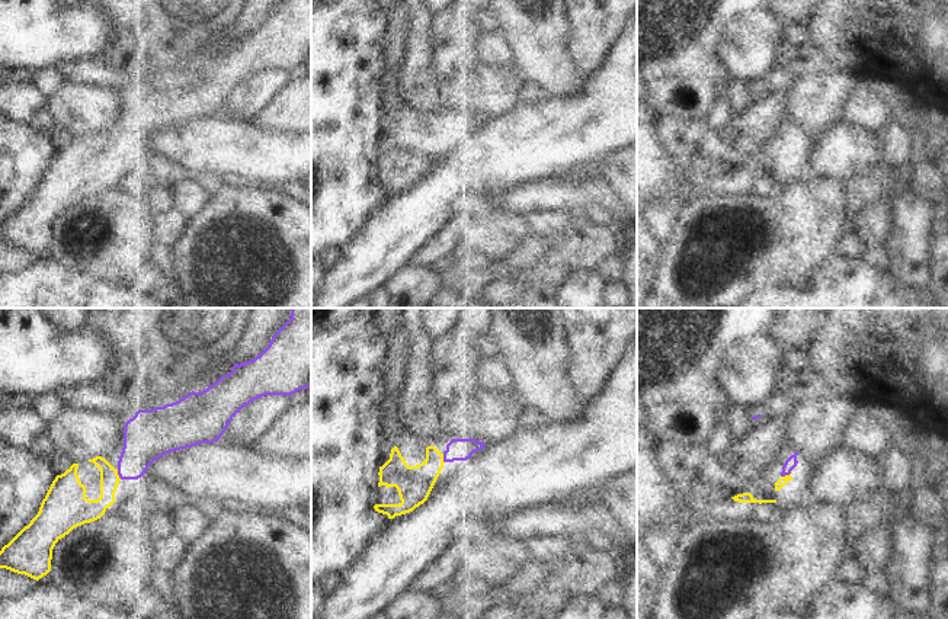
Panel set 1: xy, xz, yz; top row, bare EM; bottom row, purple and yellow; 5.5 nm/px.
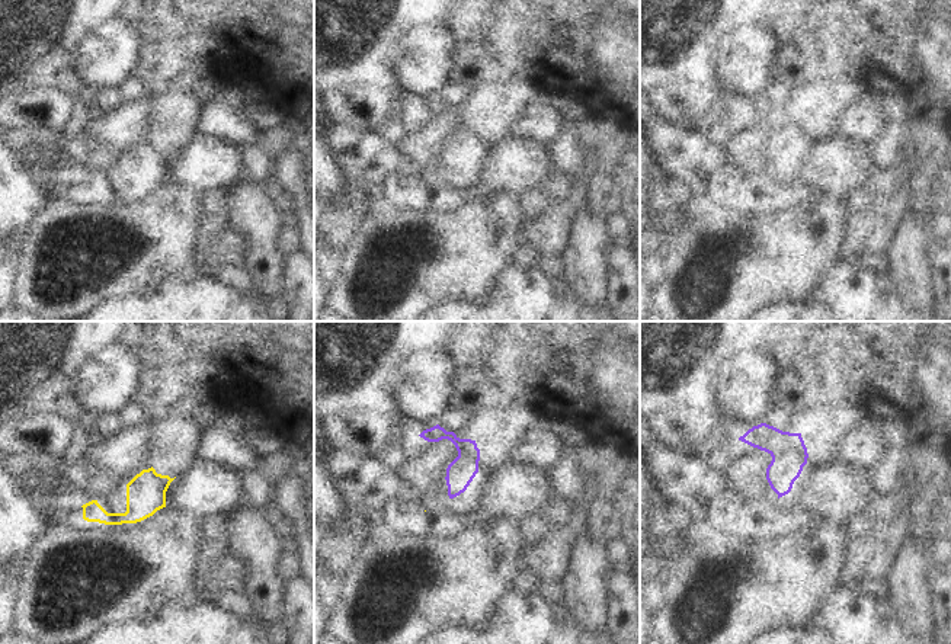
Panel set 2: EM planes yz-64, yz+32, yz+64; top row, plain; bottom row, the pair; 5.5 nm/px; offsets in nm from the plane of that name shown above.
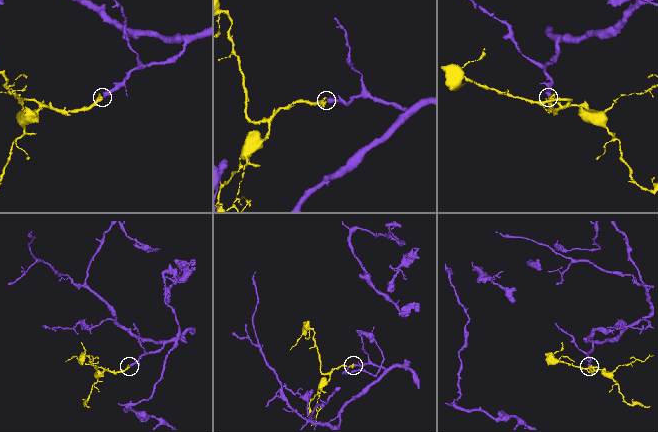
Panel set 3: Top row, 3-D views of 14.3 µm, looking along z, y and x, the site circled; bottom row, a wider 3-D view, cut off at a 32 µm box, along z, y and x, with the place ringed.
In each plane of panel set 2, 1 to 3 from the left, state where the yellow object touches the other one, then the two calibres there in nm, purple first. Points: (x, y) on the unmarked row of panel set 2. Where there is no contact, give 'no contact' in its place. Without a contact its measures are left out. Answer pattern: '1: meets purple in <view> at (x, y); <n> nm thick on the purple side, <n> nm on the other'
1: no contact
2: no contact
3: no contact

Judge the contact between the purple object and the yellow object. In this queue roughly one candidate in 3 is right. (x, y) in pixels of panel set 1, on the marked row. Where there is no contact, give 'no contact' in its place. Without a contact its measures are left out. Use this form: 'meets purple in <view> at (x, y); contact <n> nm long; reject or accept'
meets purple in yz at (787, 474); contact 80 nm long; accept

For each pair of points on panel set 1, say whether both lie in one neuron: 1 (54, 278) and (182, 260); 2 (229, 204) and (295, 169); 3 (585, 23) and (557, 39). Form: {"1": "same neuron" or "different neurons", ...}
{"1": "different neurons", "2": "different neurons", "3": "different neurons"}

